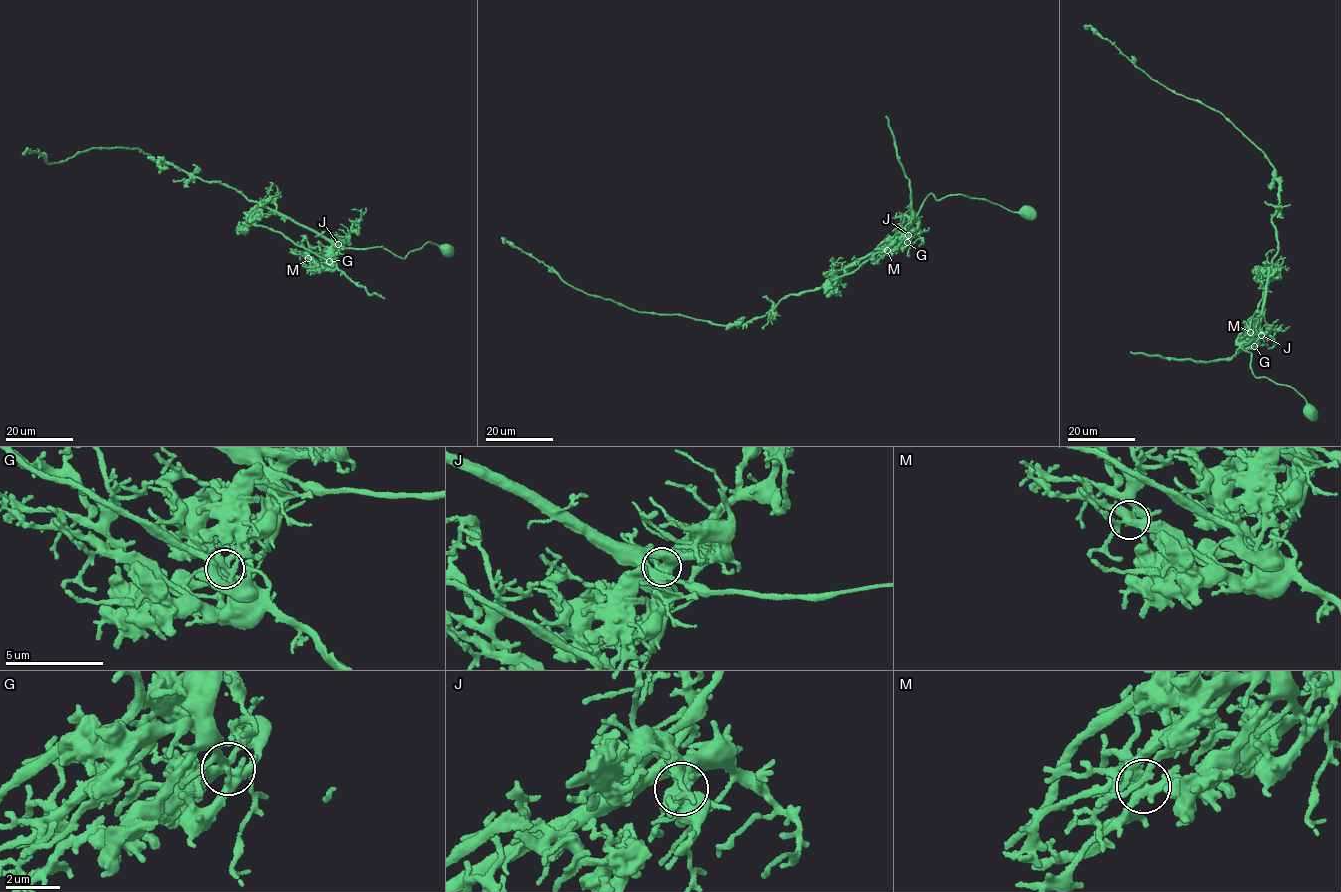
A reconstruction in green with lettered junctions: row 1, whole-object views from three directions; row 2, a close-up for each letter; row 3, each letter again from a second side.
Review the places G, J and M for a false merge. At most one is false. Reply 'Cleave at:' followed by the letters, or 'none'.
Cleave at: G

